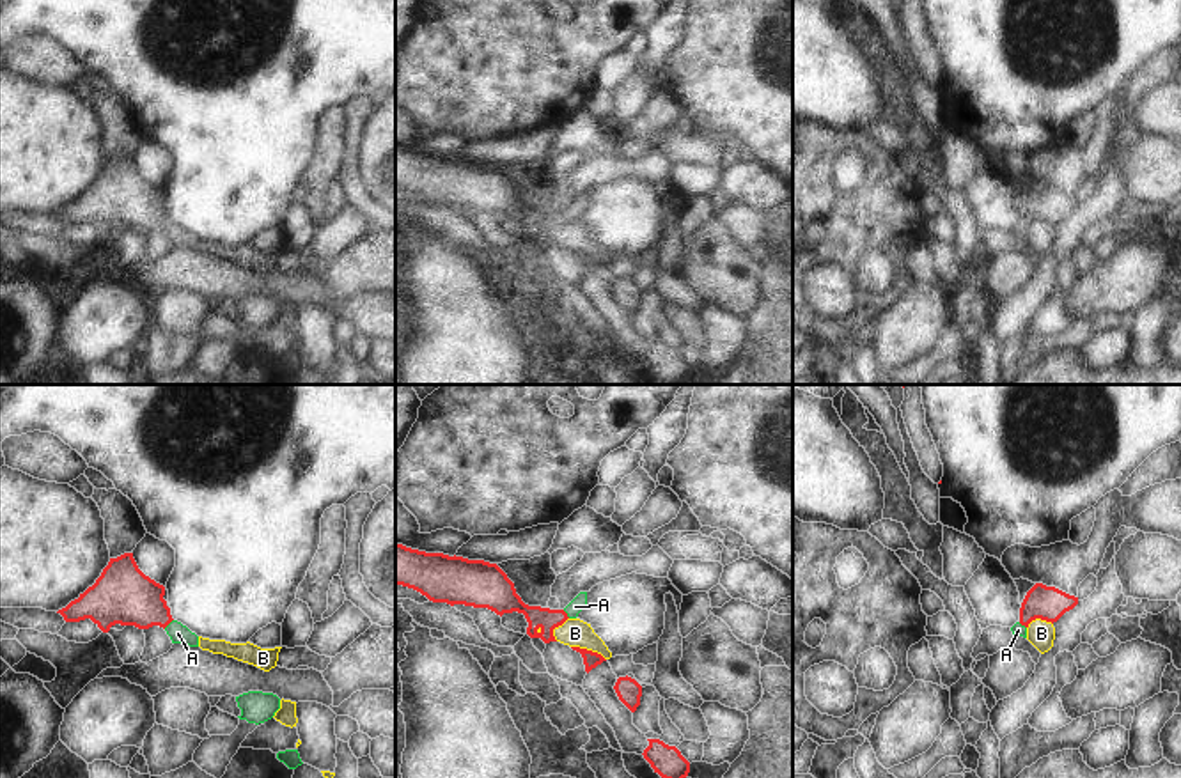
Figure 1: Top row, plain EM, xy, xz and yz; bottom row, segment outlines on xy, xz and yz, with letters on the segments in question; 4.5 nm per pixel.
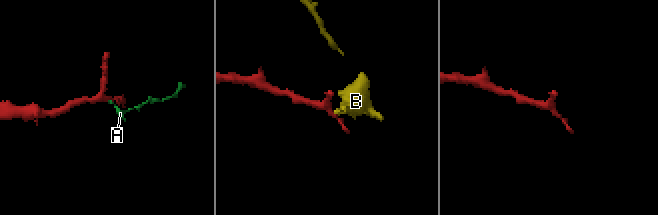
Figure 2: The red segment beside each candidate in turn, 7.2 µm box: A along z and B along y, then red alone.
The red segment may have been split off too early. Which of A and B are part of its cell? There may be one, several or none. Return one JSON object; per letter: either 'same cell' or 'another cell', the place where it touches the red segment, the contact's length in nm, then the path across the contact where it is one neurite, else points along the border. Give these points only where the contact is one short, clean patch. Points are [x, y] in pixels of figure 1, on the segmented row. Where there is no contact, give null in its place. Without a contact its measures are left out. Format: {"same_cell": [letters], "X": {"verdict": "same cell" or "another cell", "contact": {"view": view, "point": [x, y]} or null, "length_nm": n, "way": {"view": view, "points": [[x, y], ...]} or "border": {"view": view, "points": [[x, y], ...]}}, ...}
{"same_cell": ["A"], "A": {"verdict": "same cell", "contact": {"view": "xy", "point": [167, 624]}, "length_nm": 60, "way": {"view": "xy", "points": [[123, 594], [153, 610], [167, 624], [178, 633]]}}, "B": {"verdict": "another cell", "contact": {"view": "xz", "point": [589, 651]}, "length_nm": 170, "border": {"view": "xz", "points": [[571, 645], [596, 651], [605, 660]]}}}

